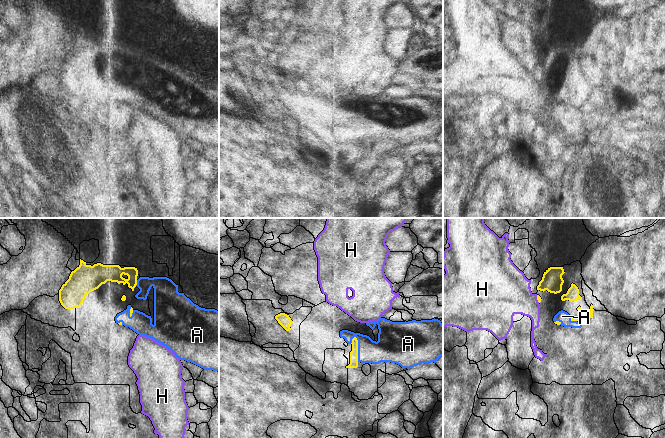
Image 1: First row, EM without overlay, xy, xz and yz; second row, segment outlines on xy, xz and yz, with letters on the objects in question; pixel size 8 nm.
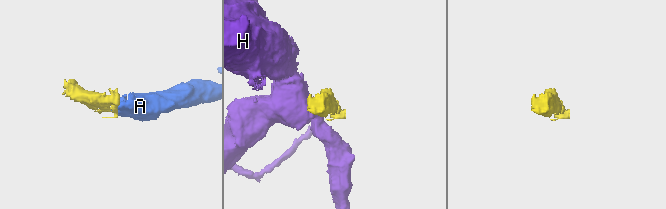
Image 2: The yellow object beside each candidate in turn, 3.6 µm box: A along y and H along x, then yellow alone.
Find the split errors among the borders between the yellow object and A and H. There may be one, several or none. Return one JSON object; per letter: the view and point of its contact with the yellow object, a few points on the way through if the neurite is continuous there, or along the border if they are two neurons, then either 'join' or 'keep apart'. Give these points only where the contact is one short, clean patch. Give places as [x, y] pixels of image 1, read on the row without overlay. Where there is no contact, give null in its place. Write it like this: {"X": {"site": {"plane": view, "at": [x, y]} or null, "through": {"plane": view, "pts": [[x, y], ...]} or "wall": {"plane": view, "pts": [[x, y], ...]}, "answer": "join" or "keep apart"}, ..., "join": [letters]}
{"A": {"site": {"plane": "xz", "at": [357, 125]}, "answer": "join"}, "H": {"site": {"plane": "yz", "at": [537, 75]}, "answer": "keep apart"}, "join": ["A"]}

